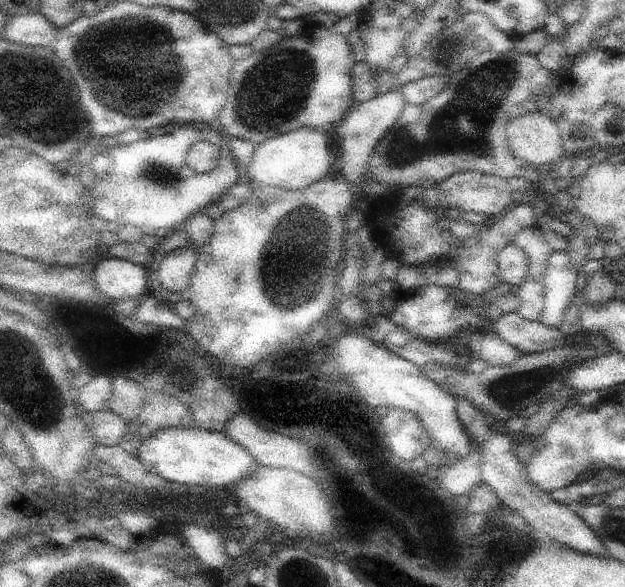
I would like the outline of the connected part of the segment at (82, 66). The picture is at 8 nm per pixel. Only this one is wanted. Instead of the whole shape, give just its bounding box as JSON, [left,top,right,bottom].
[52,1,235,142]

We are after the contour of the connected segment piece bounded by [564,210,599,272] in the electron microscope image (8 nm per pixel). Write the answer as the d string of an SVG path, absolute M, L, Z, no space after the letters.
M576 210L570 213L565 212L564 216L575 230L574 236L568 237L567 251L574 268L581 272L582 266L589 260L590 247L599 239L599 230L594 222L581 212Z

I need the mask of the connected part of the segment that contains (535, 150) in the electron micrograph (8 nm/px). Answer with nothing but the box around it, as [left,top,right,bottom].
[507,111,566,167]

